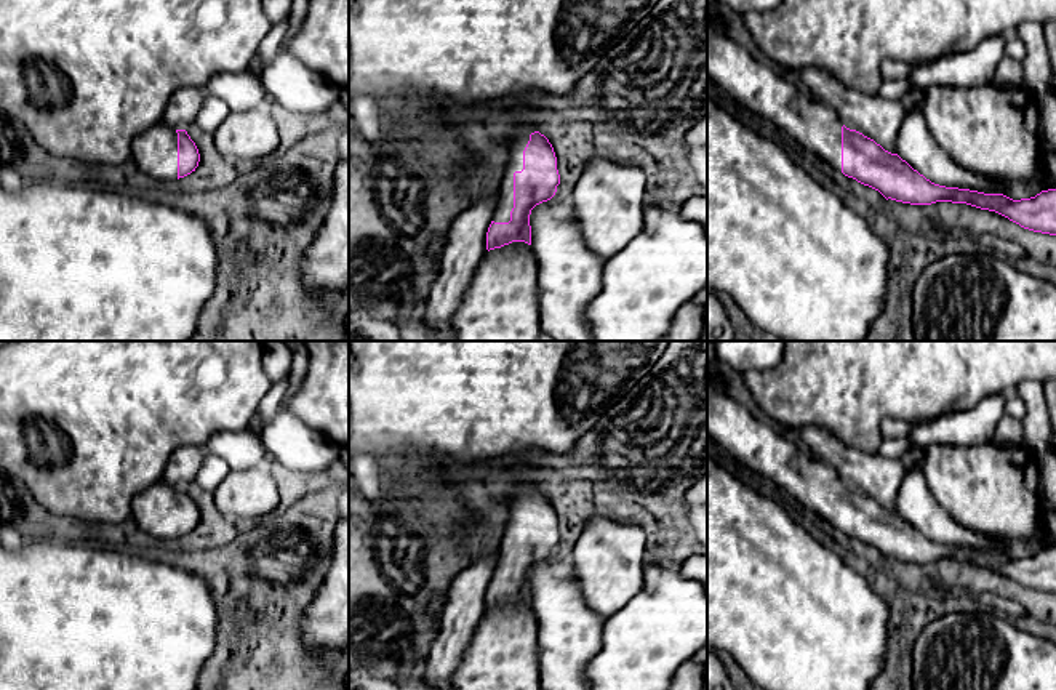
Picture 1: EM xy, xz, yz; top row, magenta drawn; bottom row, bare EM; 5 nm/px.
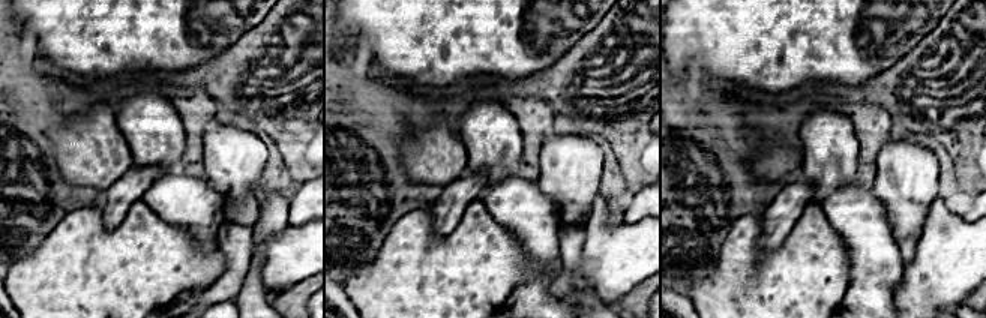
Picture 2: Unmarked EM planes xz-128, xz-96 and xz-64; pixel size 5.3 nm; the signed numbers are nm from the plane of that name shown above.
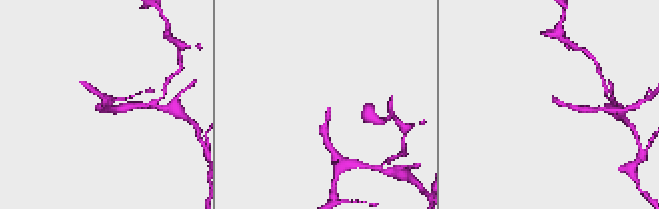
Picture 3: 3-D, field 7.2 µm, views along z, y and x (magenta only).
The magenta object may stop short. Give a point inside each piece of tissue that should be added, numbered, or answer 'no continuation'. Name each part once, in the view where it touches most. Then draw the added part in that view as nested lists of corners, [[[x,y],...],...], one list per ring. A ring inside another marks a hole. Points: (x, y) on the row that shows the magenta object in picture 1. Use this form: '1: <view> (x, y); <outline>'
1: xz (517, 136); [[[533,123],[514,125],[502,130],[502,139],[509,149],[509,160],[498,192],[494,223],[509,223],[514,208],[514,173],[523,170],[523,150],[534,133]]]

